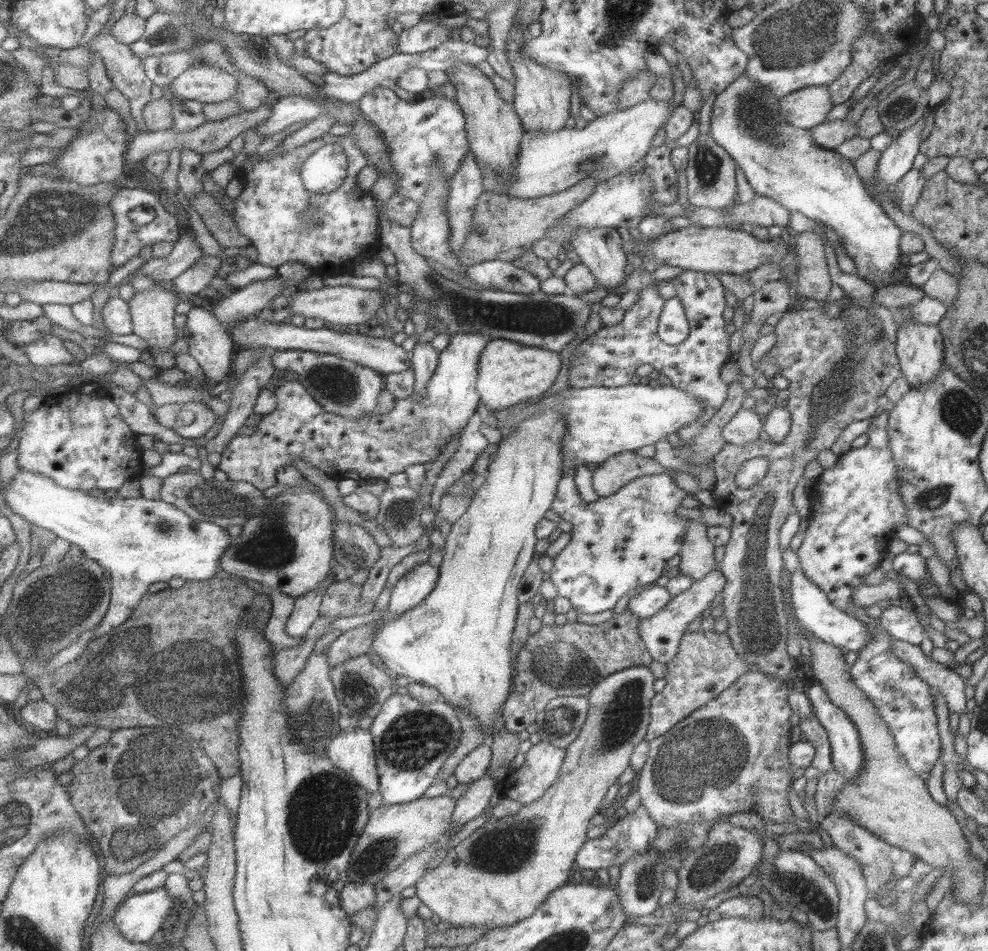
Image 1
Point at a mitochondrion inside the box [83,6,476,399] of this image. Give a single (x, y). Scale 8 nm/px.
(170, 33)

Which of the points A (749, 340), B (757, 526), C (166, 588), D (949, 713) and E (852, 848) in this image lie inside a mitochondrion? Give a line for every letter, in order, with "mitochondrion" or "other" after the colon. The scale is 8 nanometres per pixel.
A: other
B: other
C: other
D: other
E: other

